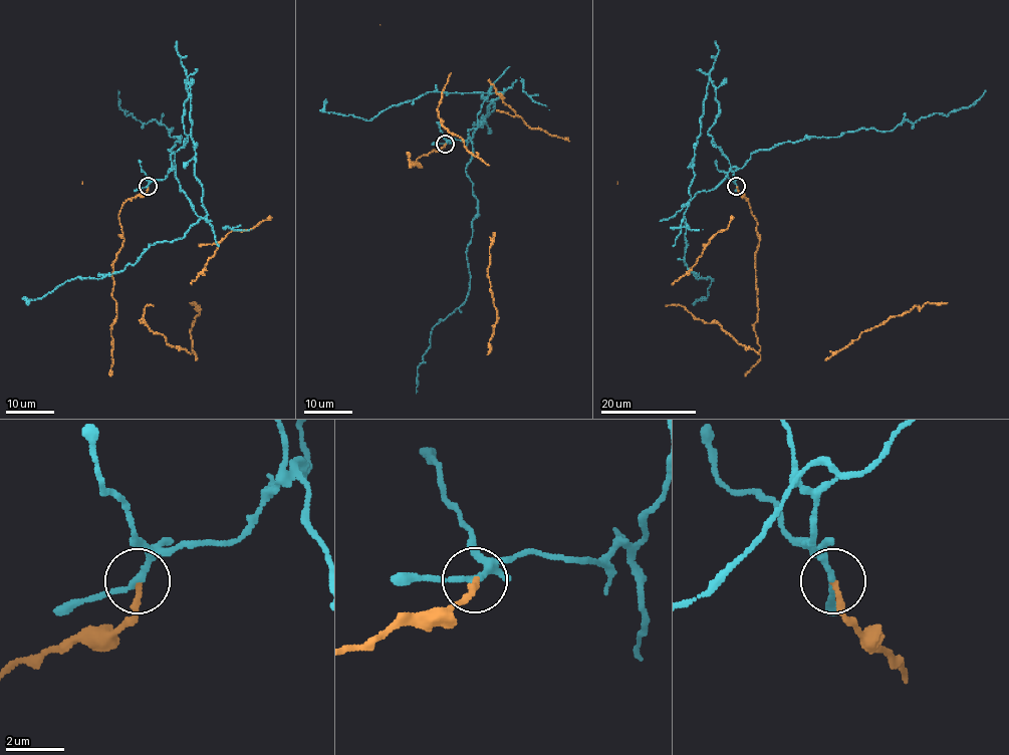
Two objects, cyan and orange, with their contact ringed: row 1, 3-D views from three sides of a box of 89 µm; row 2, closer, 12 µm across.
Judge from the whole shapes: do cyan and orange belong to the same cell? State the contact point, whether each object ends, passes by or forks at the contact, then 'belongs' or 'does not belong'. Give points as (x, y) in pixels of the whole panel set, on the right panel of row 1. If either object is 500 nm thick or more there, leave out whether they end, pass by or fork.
(736, 186) | cyan passes by | orange ends | does not belong

